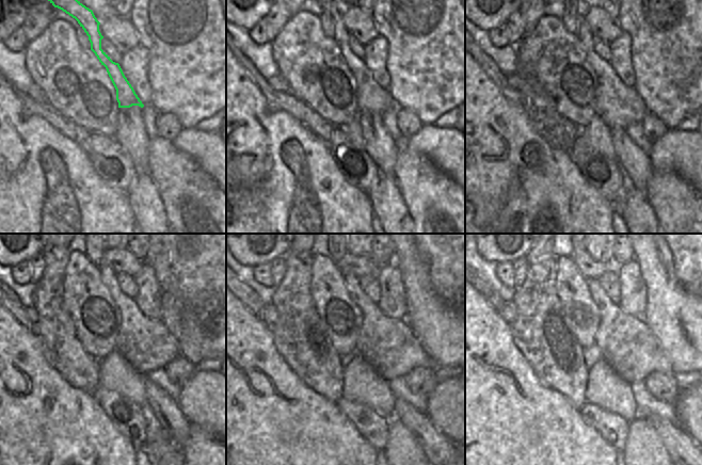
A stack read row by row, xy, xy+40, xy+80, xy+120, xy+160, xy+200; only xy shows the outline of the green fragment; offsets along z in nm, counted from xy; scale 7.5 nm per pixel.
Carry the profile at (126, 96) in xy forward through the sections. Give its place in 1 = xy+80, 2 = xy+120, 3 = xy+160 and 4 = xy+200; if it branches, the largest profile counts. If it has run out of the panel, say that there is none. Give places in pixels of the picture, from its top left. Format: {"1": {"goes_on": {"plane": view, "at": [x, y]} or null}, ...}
{"1": {"goes_on": {"plane": "xy+80", "at": [618, 105]}}, "2": {"goes_on": {"plane": "xy+120", "at": [146, 343]}}, "3": {"goes_on": {"plane": "xy+160", "at": [389, 346]}}, "4": {"goes_on": {"plane": "xy+200", "at": [626, 343]}}}

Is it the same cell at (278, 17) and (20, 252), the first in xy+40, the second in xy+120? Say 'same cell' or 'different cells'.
different cells

